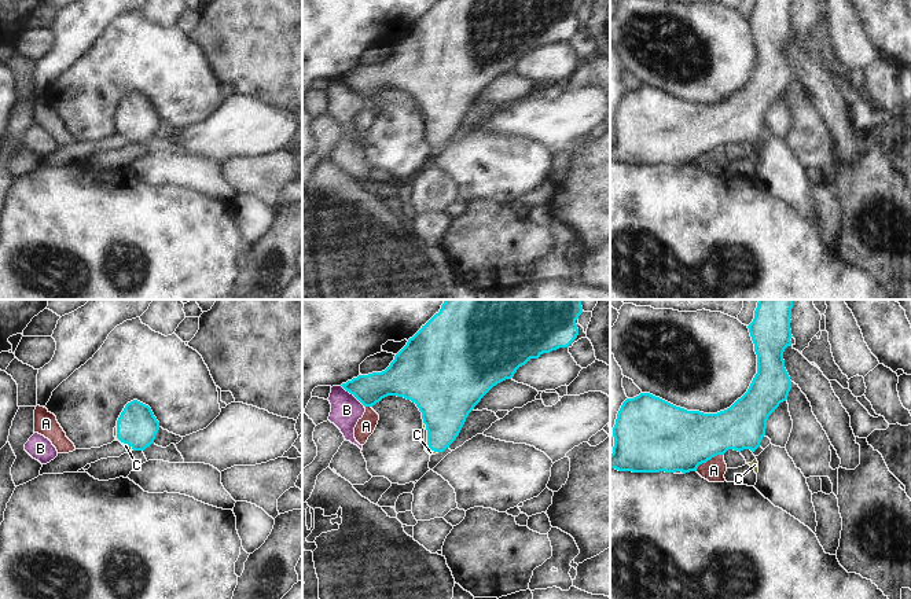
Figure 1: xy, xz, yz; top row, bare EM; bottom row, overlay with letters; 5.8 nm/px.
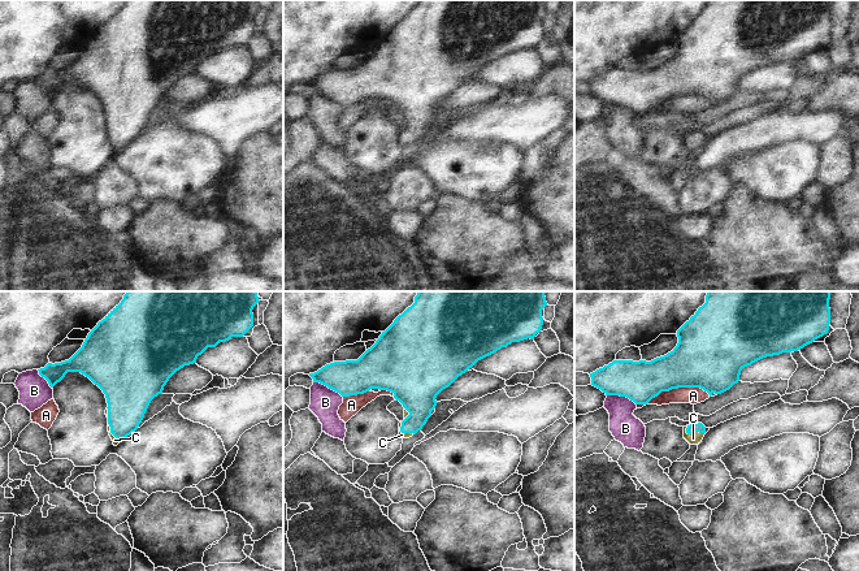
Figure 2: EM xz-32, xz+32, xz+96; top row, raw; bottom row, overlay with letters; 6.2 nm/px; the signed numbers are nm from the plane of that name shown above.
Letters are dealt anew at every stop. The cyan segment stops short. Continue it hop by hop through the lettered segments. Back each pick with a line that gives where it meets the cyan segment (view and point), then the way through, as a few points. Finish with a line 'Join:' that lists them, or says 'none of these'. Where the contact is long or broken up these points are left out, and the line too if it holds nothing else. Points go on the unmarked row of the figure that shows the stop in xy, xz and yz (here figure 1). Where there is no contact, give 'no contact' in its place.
C: contact xz (428, 132); way xz (445, 94), (443, 116), (428, 132), (430, 144)
Join: C

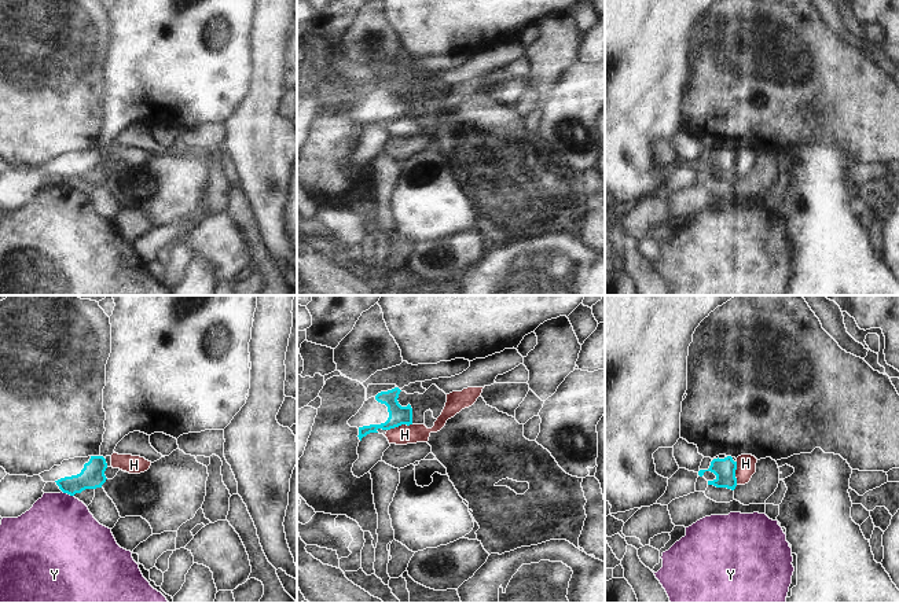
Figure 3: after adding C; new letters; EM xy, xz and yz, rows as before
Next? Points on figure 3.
H: contact xz (399, 117)
Join: H

